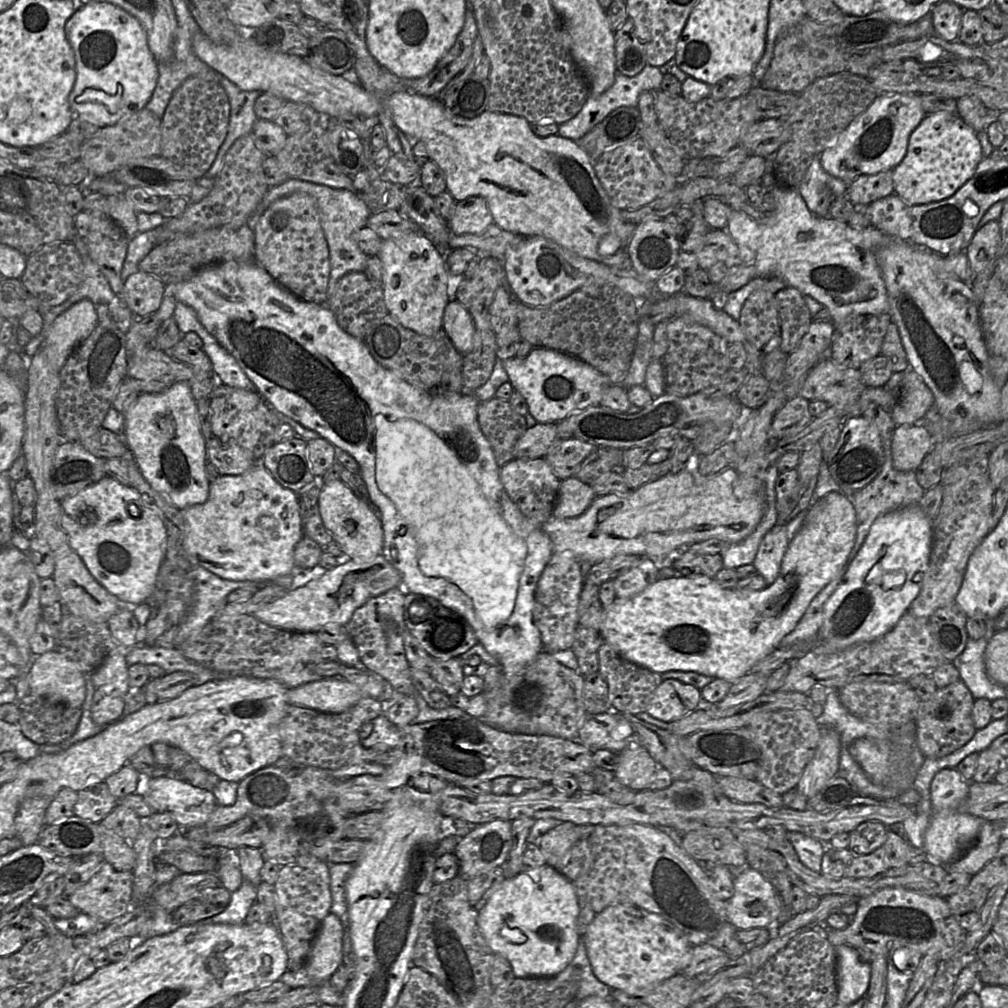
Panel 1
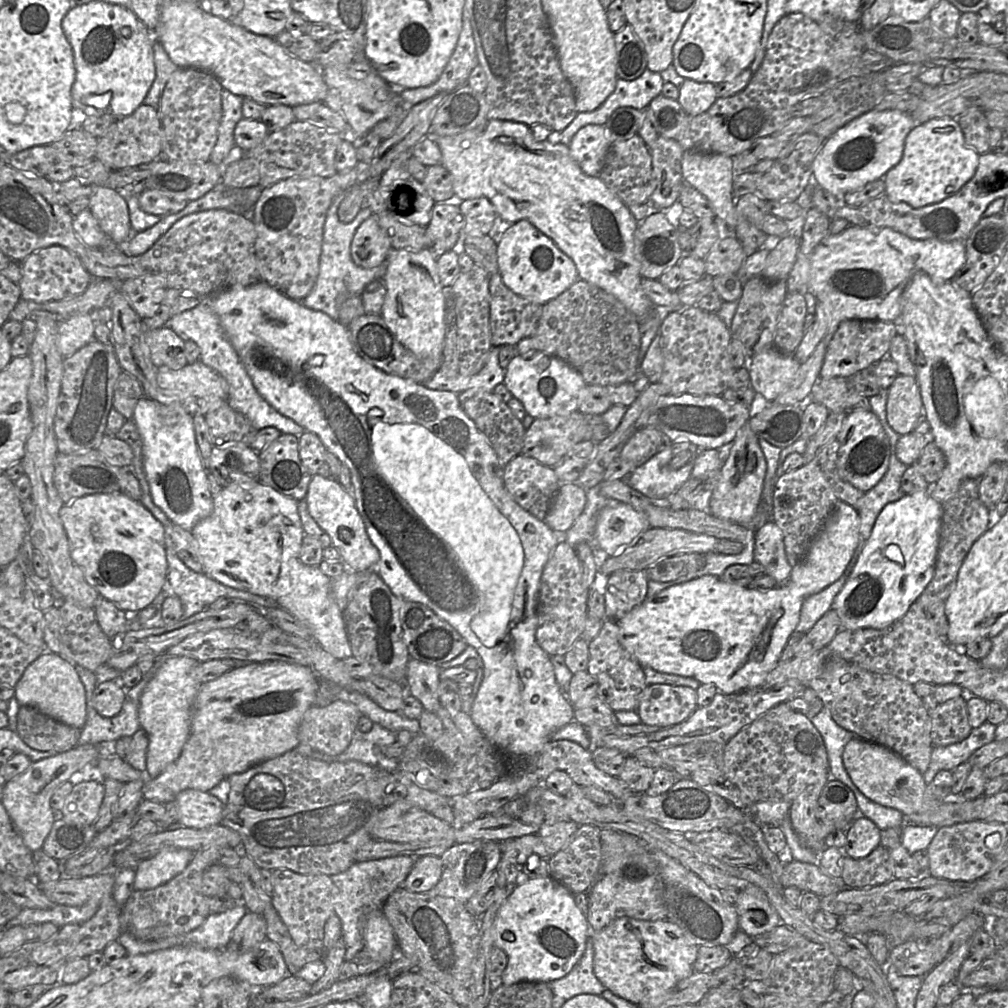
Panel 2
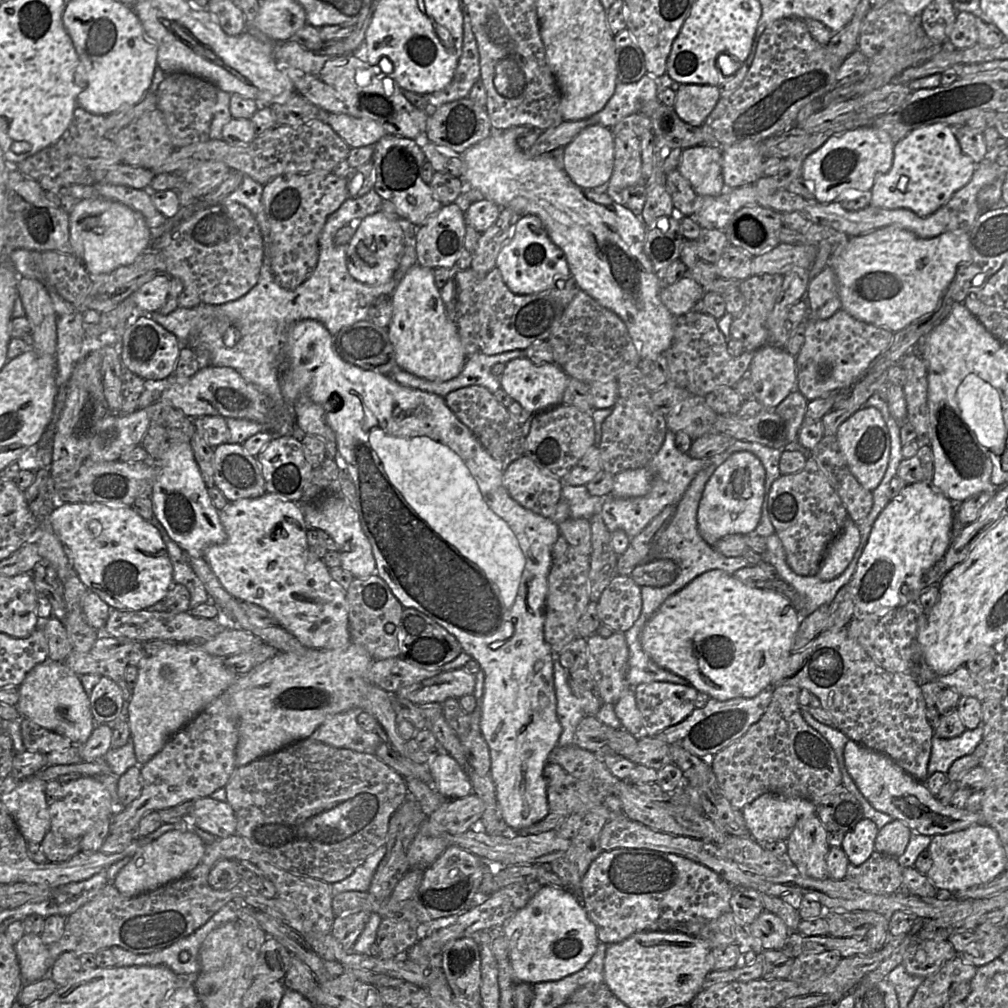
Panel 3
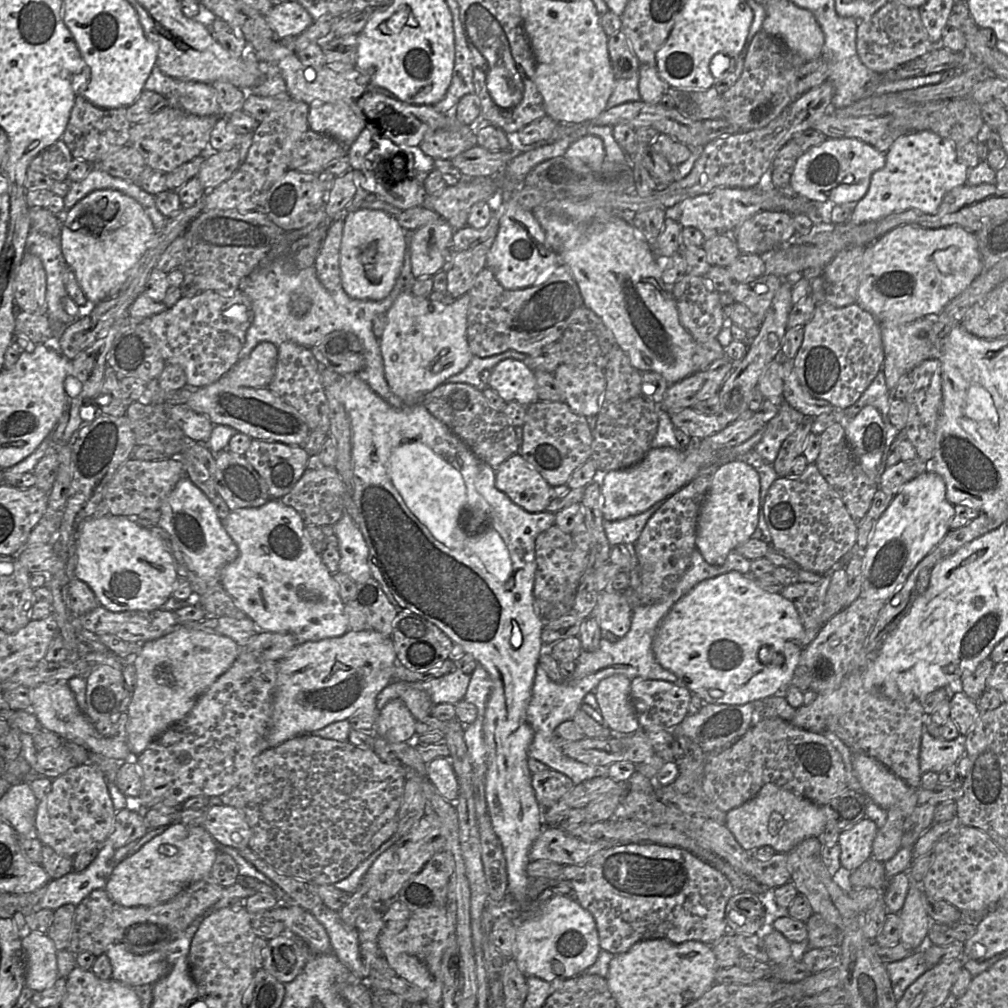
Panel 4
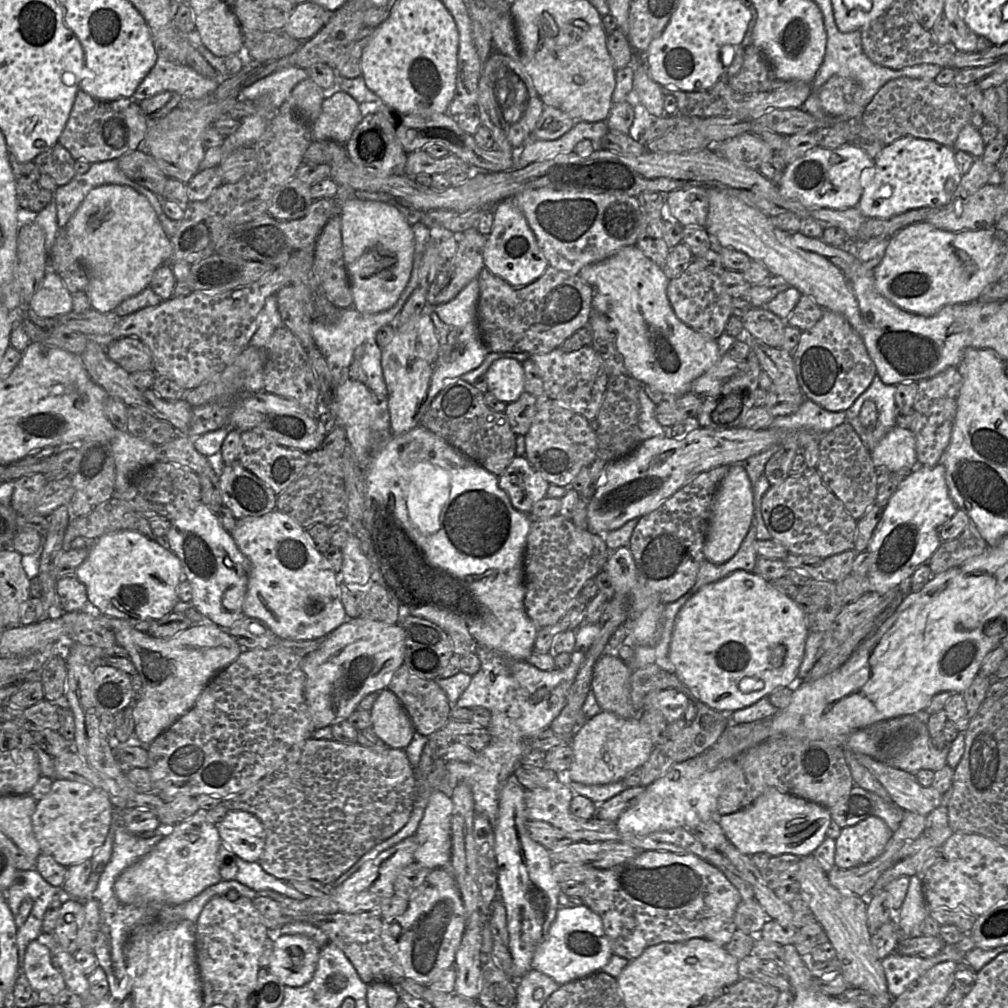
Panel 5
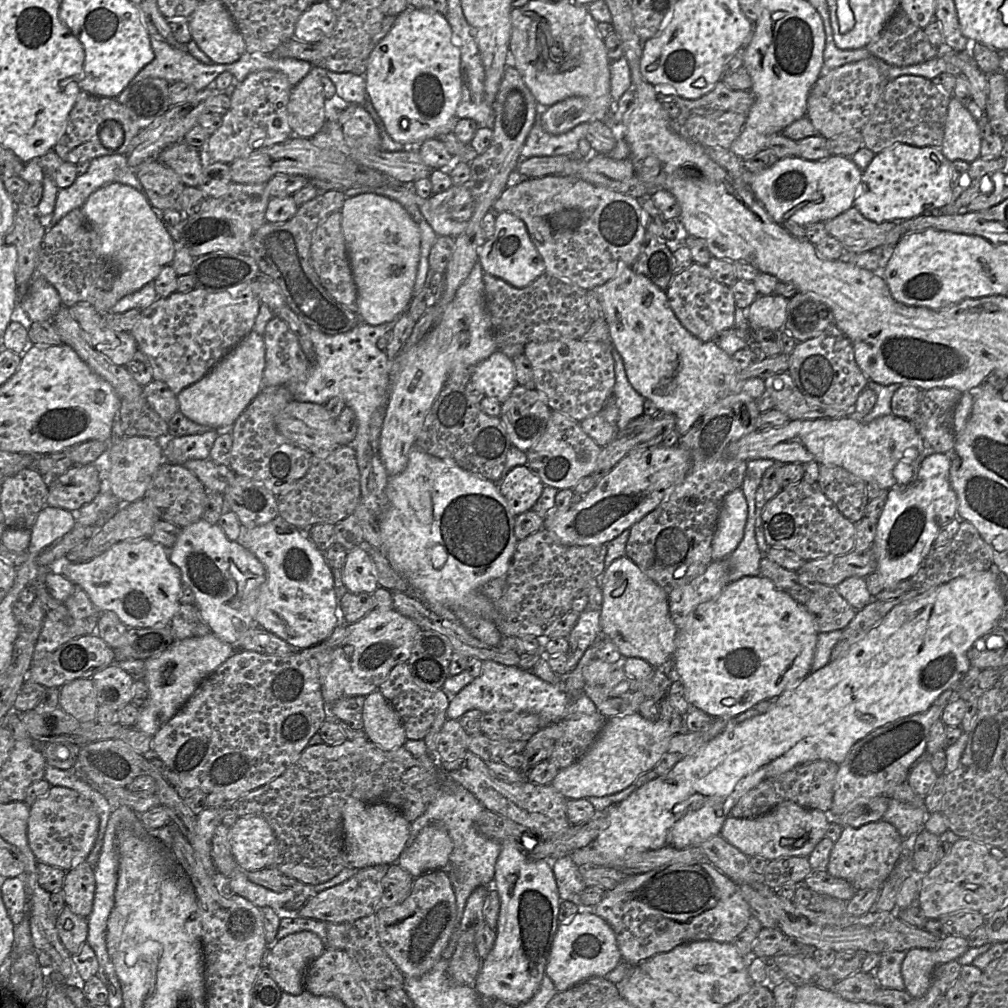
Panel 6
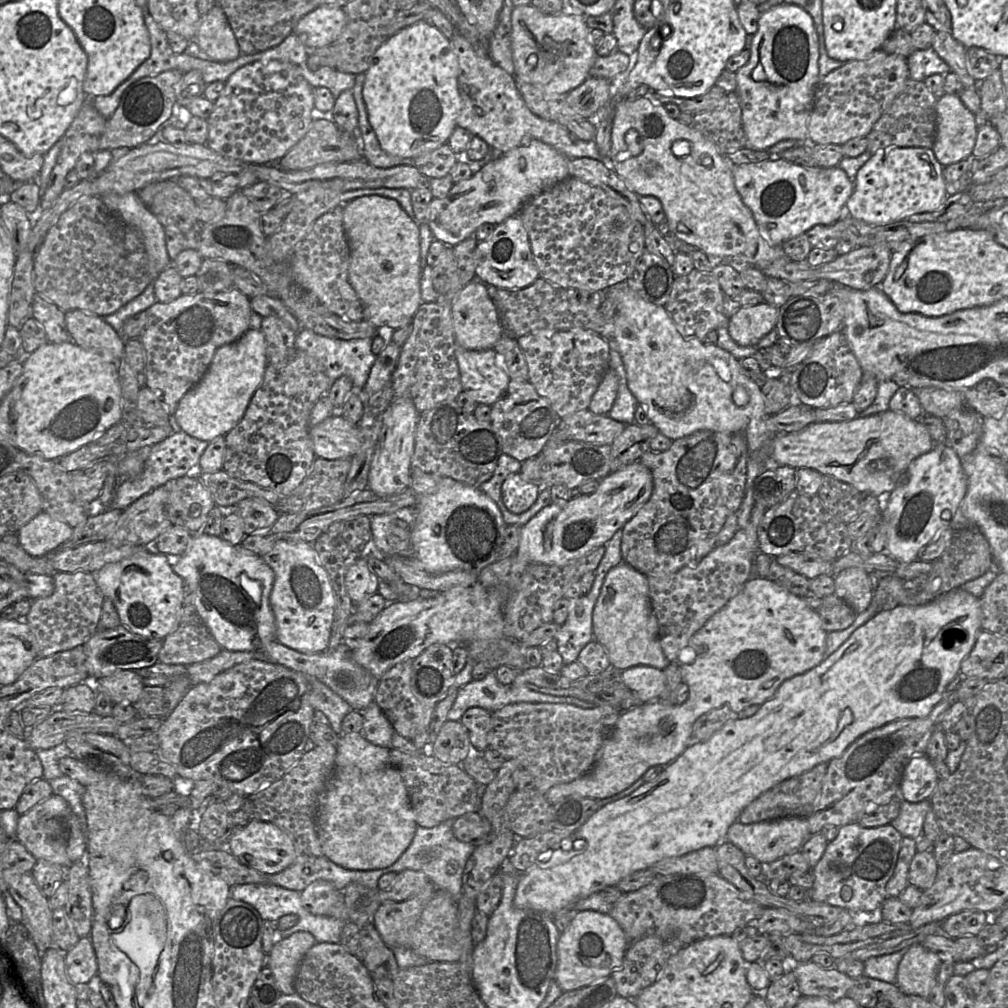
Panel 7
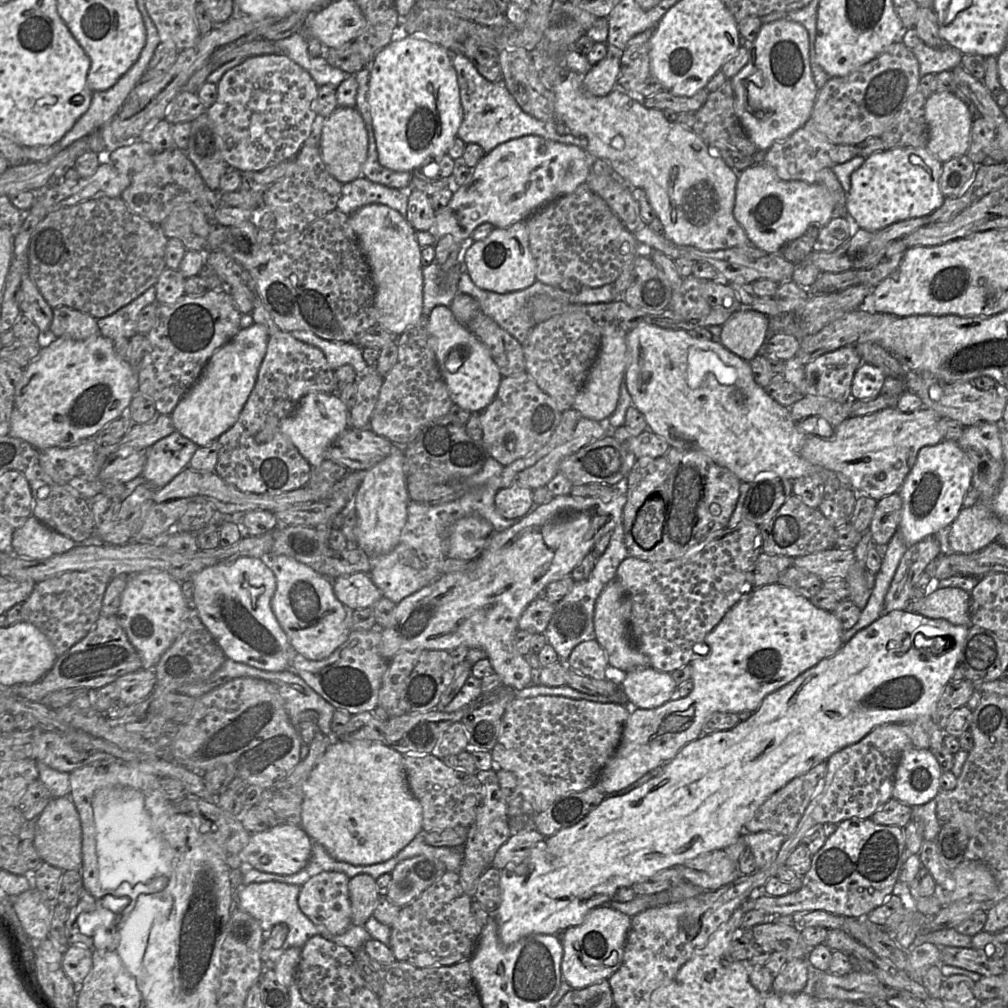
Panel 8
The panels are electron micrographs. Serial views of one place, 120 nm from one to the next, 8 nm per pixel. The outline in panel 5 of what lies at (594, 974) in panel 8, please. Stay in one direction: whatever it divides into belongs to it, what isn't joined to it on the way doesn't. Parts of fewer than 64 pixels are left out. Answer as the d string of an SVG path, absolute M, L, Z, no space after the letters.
M585 905L573 908L559 907L546 936L534 951L532 968L561 985L601 971L612 954L609 939L598 914Z

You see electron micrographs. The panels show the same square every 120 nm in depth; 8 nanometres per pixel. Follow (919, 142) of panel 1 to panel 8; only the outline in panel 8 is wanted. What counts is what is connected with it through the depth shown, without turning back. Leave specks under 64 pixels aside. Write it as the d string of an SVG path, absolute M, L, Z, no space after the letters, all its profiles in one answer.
M897 147L873 153L851 175L846 213L855 220L859 228L868 231L877 231L911 218L930 216L942 206L945 200L939 188L942 164L926 148Z

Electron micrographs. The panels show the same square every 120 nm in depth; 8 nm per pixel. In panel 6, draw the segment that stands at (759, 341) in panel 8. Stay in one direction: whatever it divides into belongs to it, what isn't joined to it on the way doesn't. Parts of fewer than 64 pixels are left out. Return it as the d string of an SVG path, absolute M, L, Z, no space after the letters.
M758 295L747 308L746 318L752 330L771 329L782 330L789 299L777 295Z

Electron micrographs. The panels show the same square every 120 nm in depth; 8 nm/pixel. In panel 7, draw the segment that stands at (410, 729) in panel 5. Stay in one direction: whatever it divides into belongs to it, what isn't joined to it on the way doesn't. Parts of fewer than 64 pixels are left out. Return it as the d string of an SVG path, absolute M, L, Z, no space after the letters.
M373 701L363 710L362 715L363 736L374 745L392 748L391 740L395 730L376 702Z

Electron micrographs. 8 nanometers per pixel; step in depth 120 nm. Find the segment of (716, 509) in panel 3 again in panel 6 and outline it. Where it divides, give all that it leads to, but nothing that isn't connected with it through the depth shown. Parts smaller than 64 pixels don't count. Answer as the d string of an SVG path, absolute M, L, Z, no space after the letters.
M742 488L728 493L722 503L712 540L712 559L724 560L740 544L748 517L748 506Z

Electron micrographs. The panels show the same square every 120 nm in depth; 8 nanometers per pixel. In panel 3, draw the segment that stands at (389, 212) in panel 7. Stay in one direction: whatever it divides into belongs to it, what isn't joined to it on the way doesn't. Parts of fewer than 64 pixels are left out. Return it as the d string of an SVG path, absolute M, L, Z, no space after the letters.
M378 212L361 220L355 234L347 244L347 268L358 282L370 286L388 283L400 265L405 251L405 238L398 222Z

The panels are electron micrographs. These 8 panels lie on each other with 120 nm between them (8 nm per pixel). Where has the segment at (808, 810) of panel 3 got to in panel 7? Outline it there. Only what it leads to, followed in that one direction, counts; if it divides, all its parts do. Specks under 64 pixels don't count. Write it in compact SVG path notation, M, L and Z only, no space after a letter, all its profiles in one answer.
M785 817L752 824L742 824L737 820L729 827L726 840L741 849L745 855L751 855L762 864L767 864L800 850L809 836L811 834L806 818Z

